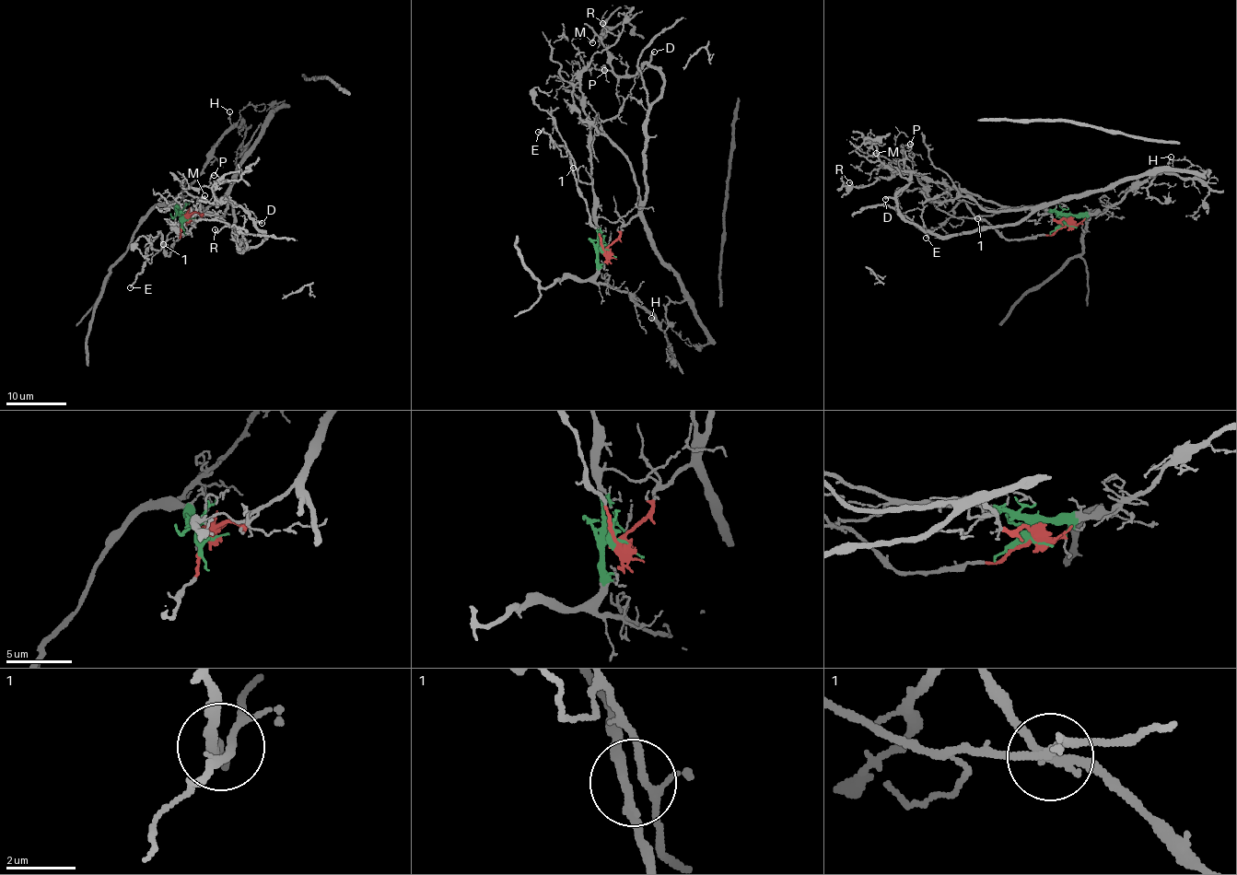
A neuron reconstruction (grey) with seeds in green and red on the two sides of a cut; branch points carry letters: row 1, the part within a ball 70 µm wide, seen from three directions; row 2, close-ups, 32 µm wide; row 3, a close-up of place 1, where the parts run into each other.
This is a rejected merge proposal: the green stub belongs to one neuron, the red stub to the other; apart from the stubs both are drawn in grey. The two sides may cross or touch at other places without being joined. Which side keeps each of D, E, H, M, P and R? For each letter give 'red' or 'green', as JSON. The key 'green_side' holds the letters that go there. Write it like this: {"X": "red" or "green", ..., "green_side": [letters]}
{"D": "red", "E": "red", "H": "green", "M": "red", "P": "red", "R": "green", "green_side": ["H", "R"]}

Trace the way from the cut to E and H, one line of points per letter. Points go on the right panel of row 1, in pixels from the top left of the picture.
E: (1067, 224), (1051, 235), (1006, 239), (985, 221), (981, 221), (962, 201), (943, 224), (927, 231), (927, 238)
H: (1067, 224), (1070, 216), (1096, 215), (1109, 208), (1135, 188), (1166, 170), (1171, 157)

